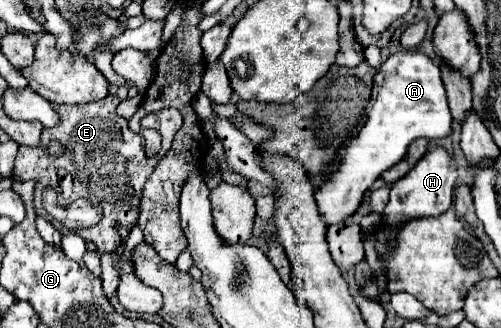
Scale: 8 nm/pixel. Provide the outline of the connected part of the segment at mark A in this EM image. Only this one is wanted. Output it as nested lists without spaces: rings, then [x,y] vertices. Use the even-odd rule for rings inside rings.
[[[396,52],[380,64],[374,76],[374,104],[360,134],[350,140],[340,166],[328,174],[330,184],[322,184],[314,194],[318,210],[326,224],[346,220],[362,202],[364,192],[376,178],[394,164],[398,164],[408,146],[416,138],[446,138],[452,132],[452,114],[448,108],[446,92],[440,80],[440,68],[420,52]]]

